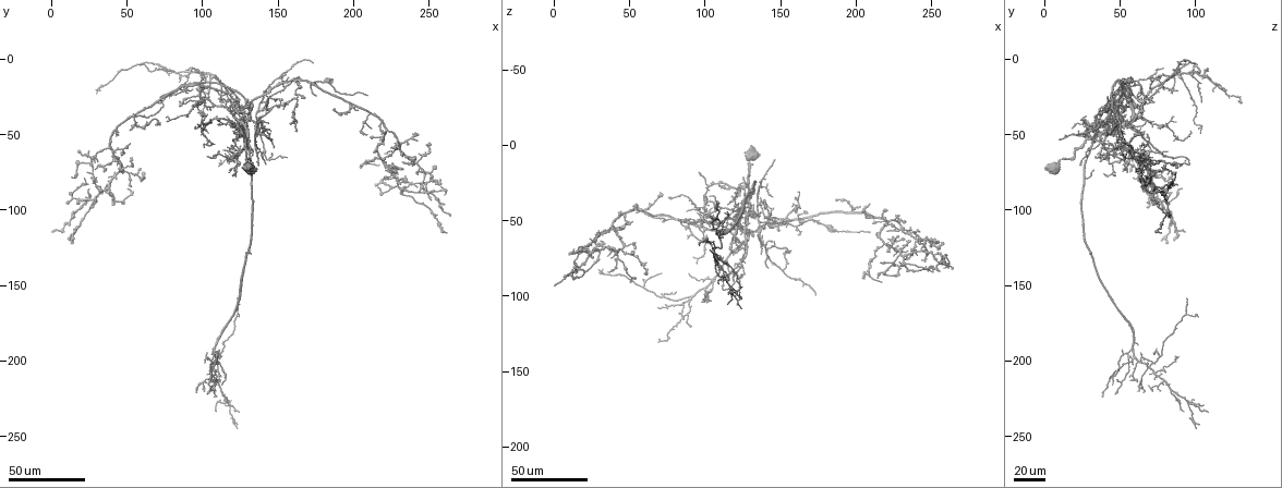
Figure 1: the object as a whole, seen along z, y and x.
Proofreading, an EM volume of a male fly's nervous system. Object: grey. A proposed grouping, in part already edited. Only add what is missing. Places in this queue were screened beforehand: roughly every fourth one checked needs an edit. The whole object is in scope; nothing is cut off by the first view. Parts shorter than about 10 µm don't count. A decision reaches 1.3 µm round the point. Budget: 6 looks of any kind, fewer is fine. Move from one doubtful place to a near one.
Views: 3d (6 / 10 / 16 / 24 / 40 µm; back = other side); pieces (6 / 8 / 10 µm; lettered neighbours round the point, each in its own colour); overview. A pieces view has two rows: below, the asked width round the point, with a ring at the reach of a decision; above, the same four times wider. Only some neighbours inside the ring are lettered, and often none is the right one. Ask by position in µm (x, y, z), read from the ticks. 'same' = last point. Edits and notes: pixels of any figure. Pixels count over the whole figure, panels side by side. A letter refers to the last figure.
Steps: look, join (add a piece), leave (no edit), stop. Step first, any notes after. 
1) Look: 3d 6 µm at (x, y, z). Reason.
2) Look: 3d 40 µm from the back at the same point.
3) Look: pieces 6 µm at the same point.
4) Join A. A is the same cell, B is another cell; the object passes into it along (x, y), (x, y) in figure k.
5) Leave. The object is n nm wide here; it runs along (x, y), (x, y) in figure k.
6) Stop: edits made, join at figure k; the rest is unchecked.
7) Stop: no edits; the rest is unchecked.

Look: 3d 24 µm at (142, 60, 82). An open end.

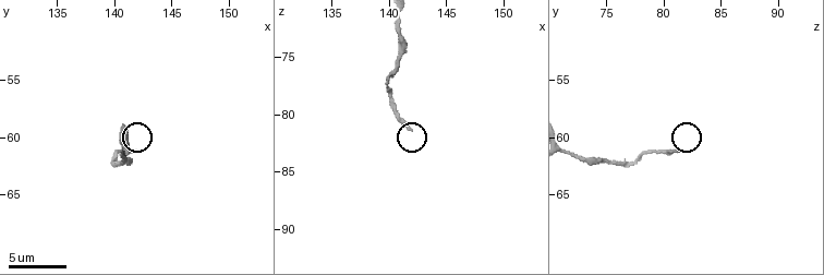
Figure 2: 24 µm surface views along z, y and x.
Look: pieces 8 µm at (141.8, 61.4, 81.2).

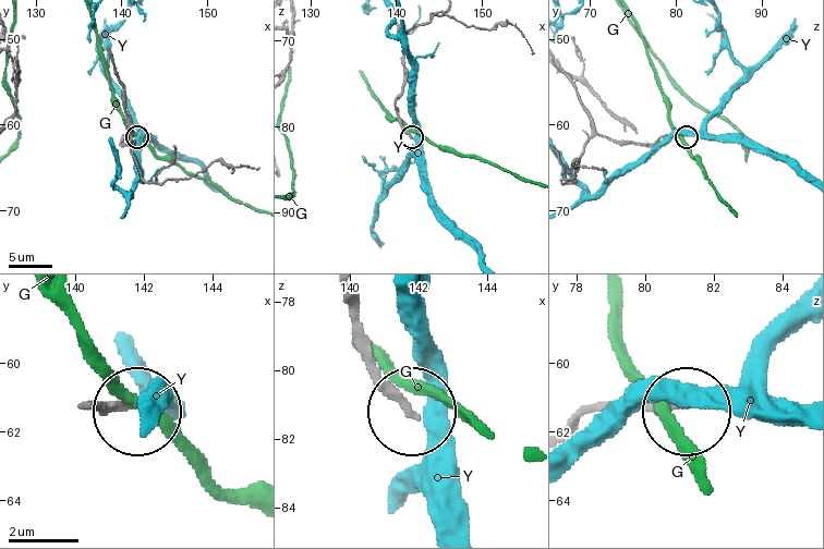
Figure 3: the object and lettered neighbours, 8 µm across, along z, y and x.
Leave. G and Y are other cells; no lettered piece goes on from it.

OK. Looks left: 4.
Look: 3d 24 µm at (174, 4, 100). End of a long branch.

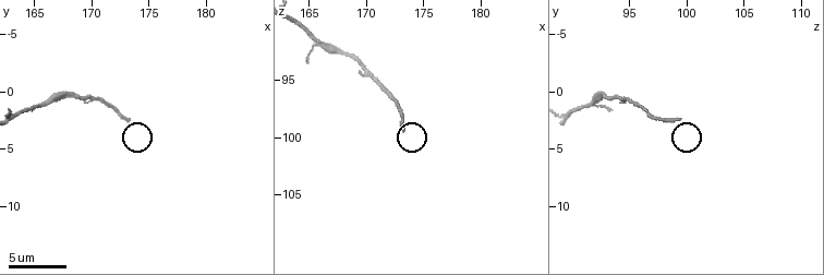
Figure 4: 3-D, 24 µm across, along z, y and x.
Look: 3d 6 µm at (173.4, 2.6, 99.4).

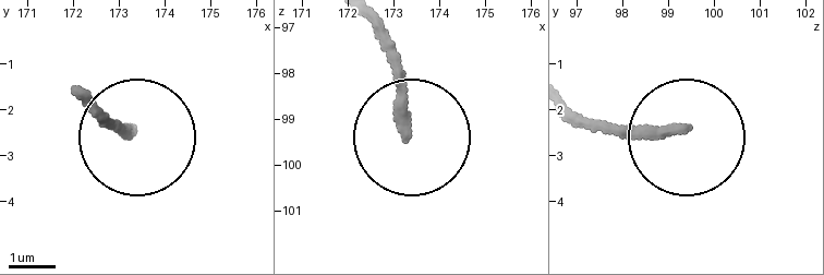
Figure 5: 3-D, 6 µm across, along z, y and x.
Look: pieces 10 µm at (173.20, 2.40, 99.20). What lies round it.

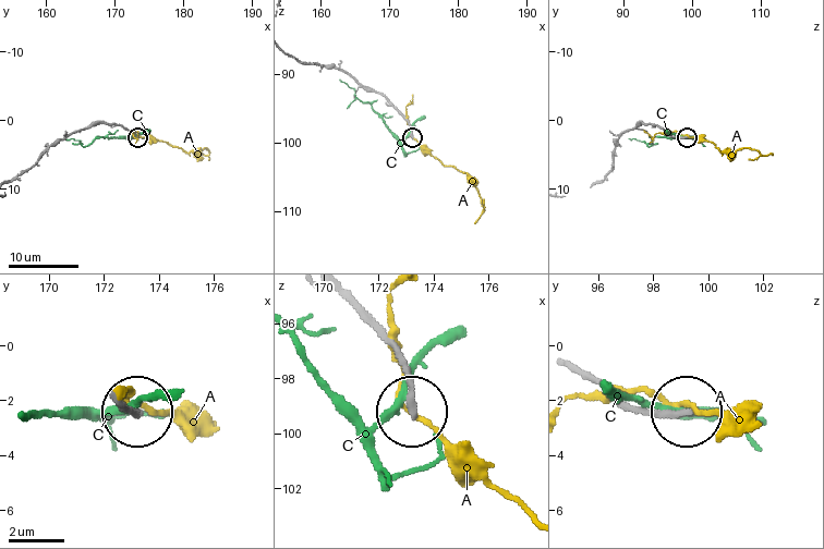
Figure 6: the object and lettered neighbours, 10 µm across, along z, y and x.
Leave. A and C are other cells; none of them fits.

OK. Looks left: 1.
Stop: no edits; the rest is unchecked.

